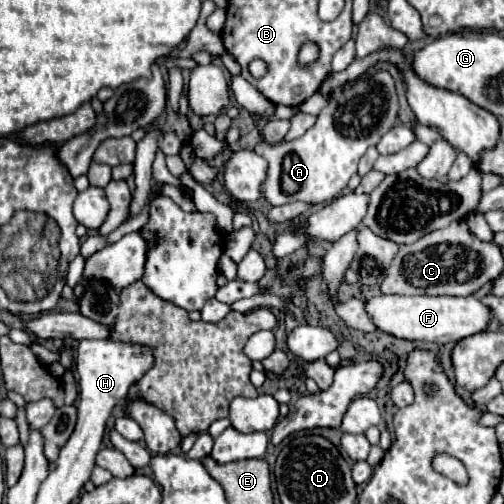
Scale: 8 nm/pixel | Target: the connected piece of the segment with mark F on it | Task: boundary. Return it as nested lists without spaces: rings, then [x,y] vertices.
[[[376,295],[366,301],[366,313],[376,329],[408,341],[450,343],[470,337],[486,329],[490,311],[474,295],[468,297],[404,297],[404,295]]]

